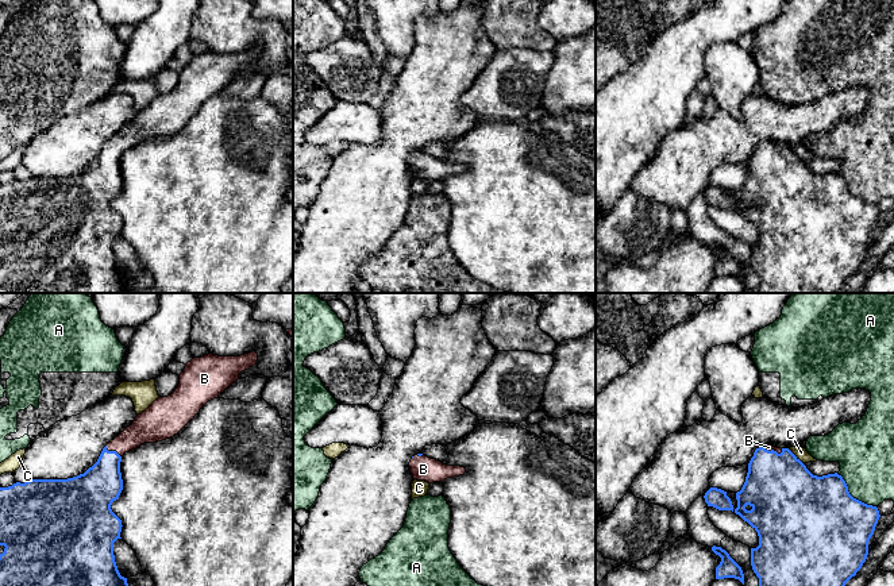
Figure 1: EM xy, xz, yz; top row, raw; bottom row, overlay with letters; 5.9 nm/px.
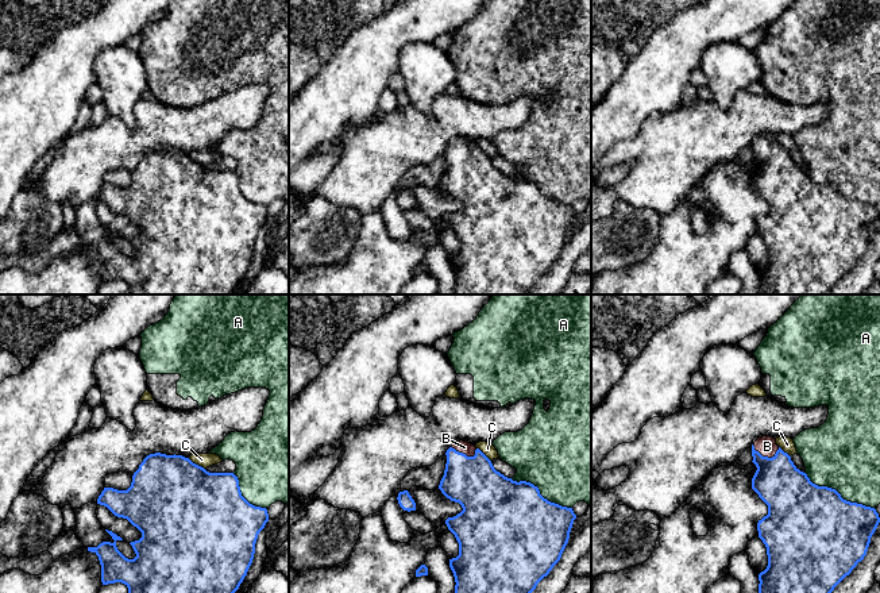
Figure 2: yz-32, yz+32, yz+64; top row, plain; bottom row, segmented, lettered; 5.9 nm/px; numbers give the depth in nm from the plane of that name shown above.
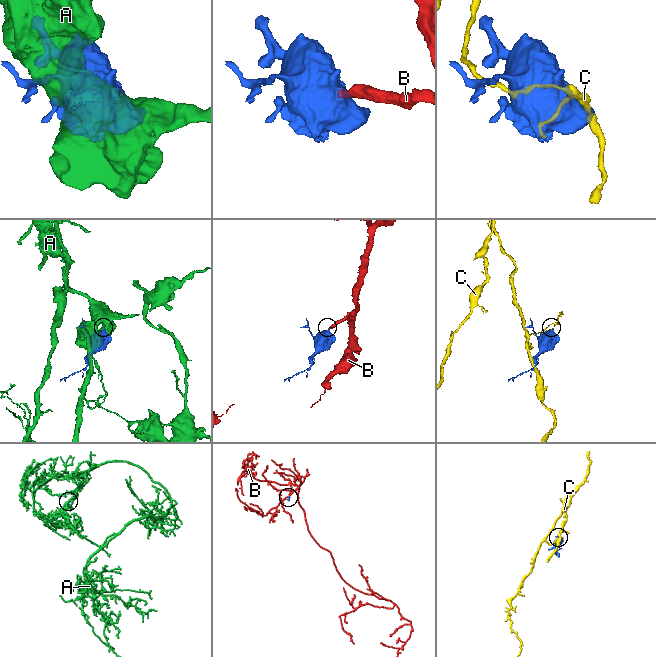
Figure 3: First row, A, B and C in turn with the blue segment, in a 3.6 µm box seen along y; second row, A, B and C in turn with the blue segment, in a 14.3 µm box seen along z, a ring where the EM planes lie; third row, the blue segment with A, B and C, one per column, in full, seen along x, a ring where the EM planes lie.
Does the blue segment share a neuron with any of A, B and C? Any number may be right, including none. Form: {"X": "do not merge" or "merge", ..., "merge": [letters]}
{"A": "do not merge", "B": "merge", "C": "do not merge", "merge": ["B"]}

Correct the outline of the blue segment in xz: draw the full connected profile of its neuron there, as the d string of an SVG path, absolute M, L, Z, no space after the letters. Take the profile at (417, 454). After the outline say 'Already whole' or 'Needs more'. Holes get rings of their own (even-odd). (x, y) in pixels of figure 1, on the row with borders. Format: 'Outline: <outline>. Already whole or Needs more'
Outline: M417 454L411 459L409 469L413 479L425 481L428 483L443 482L447 478L459 477L466 473L465 467L447 466L423 454Z. Needs more

